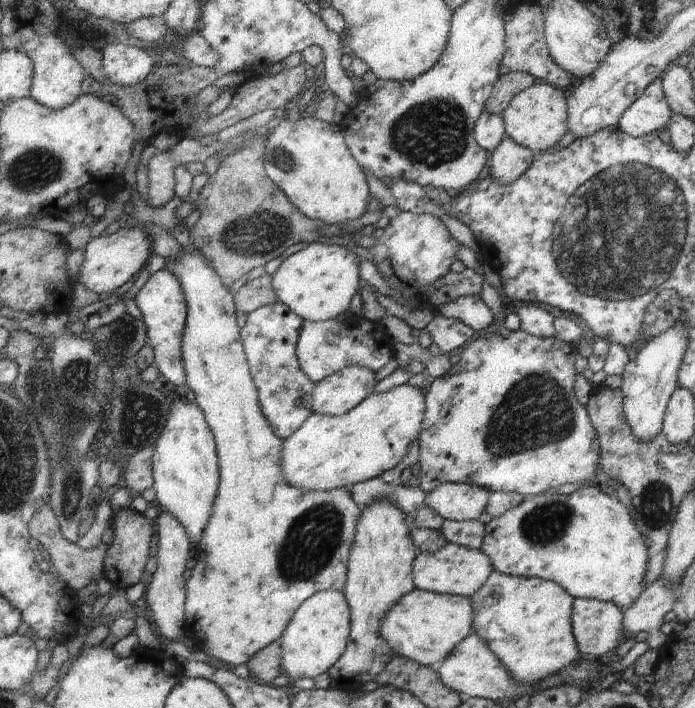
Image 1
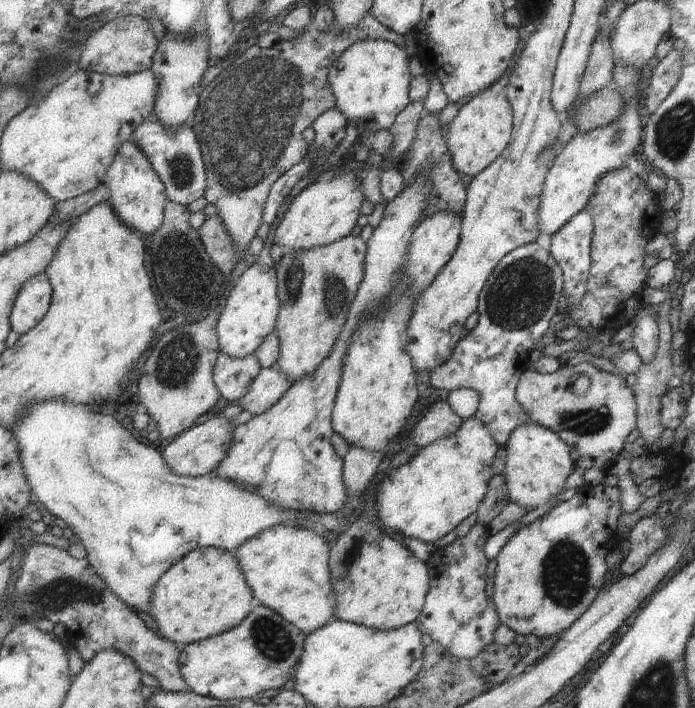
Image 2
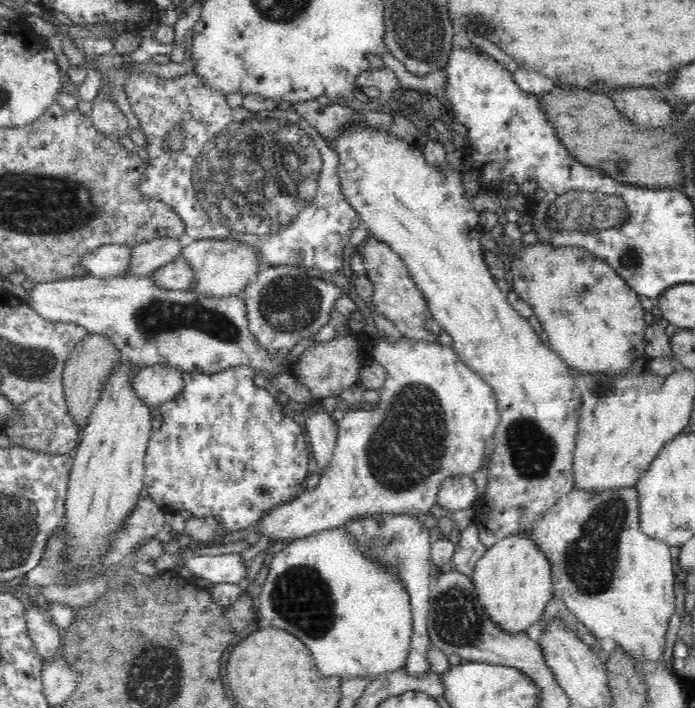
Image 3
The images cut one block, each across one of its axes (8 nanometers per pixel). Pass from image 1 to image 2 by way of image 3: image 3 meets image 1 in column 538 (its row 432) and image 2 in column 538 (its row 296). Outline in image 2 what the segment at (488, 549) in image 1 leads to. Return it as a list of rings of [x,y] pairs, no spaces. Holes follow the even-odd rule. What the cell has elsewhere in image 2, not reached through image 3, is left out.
[[[529,420],[510,433],[510,438],[503,447],[506,450],[504,474],[512,501],[525,509],[533,509],[559,498],[564,491],[564,482],[574,466],[568,445],[555,432]]]

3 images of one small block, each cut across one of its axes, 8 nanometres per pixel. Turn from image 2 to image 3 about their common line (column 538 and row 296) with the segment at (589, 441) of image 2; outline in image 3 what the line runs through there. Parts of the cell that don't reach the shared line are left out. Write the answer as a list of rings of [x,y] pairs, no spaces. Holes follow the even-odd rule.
[[[371,235],[361,244],[359,253],[365,264],[365,275],[372,281],[374,287],[372,296],[374,311],[392,321],[401,336],[426,342],[438,342],[438,335],[426,329],[426,320],[430,316],[426,299],[412,280],[400,256],[395,254],[386,242]]]

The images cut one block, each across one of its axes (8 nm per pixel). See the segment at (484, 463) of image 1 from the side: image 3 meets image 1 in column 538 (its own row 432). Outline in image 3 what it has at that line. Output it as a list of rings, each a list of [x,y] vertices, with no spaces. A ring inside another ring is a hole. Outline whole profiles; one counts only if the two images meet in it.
[[[381,338],[377,343],[373,343],[372,359],[381,364],[387,372],[386,380],[381,388],[377,408],[375,410],[354,408],[345,413],[343,418],[338,422],[336,448],[334,448],[330,465],[323,472],[318,486],[312,492],[302,489],[300,494],[290,502],[279,504],[277,507],[274,507],[274,510],[266,512],[260,518],[260,522],[258,521],[259,534],[267,534],[271,538],[274,538],[274,540],[288,539],[291,541],[319,533],[320,531],[343,528],[346,524],[350,524],[352,520],[362,518],[362,516],[380,516],[380,514],[400,516],[404,514],[418,518],[420,514],[430,514],[432,507],[436,506],[438,490],[440,490],[442,482],[446,478],[459,475],[472,476],[483,466],[486,440],[490,436],[493,436],[495,428],[500,422],[496,395],[494,394],[494,389],[486,381],[482,380],[481,376],[478,376],[478,373],[474,372],[458,358],[457,352],[453,347],[442,345],[439,342],[426,342],[425,340],[414,340],[413,338],[402,338],[402,340],[398,340],[398,342],[392,344],[386,338]]]

